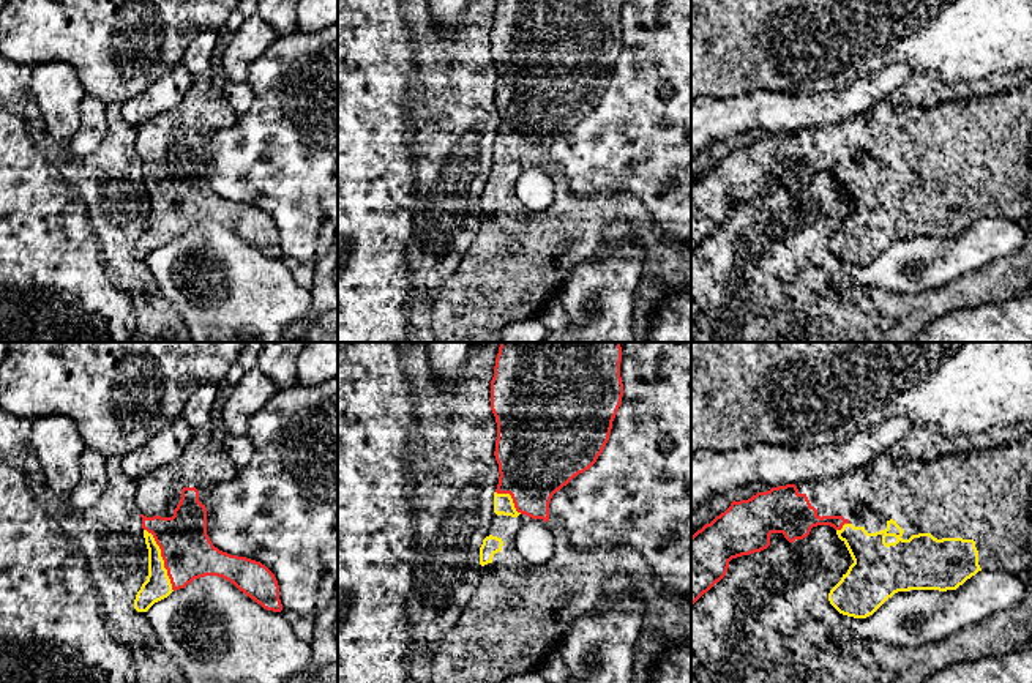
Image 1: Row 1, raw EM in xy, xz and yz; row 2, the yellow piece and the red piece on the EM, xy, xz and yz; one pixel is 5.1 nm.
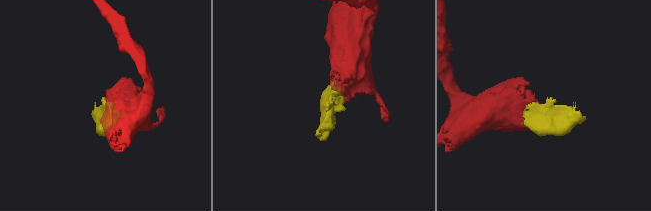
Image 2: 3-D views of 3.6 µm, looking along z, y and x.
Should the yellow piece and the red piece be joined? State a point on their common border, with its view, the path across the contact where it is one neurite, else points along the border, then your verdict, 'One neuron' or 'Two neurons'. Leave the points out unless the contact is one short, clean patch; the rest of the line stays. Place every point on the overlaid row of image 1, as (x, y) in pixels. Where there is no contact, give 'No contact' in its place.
Touches yellow at xy (161, 559). One neuron

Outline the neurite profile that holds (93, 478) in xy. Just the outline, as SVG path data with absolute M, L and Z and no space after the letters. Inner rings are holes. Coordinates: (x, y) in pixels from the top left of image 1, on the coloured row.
M85 446L80 454L80 481L68 495L69 502L77 509L88 509L99 502L106 486L106 457Z

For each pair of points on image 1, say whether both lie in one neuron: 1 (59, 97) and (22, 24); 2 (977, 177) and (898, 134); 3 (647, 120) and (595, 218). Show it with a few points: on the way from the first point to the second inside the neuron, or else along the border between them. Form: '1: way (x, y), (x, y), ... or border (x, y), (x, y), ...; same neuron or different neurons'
1: border (32, 68), (48, 62), (67, 62), (78, 73); different neurons
2: way (985, 149), (964, 128), (927, 128); same neuron
3: border (572, 191), (579, 194), (616, 194); different neurons

